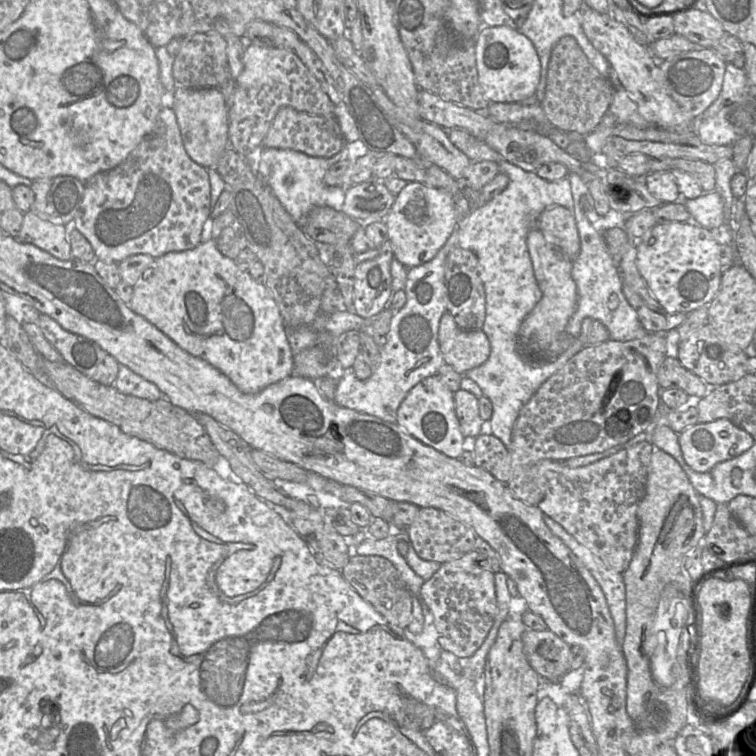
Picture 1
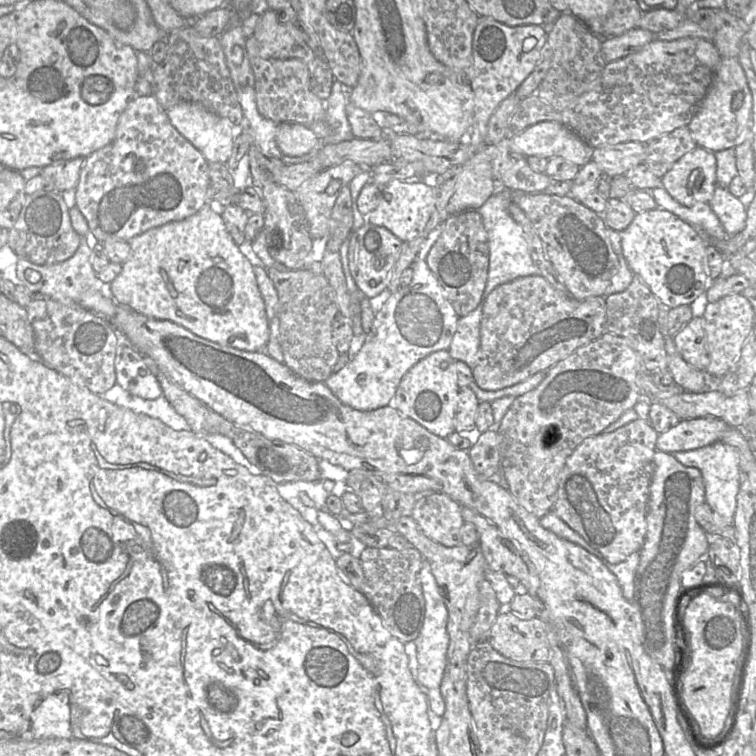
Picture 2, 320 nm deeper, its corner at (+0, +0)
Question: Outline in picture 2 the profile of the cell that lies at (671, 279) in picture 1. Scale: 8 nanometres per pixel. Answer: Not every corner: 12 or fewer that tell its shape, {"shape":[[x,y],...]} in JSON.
{"shape":[[656,207],[621,232],[624,258],[670,309],[704,304],[708,241]]}

